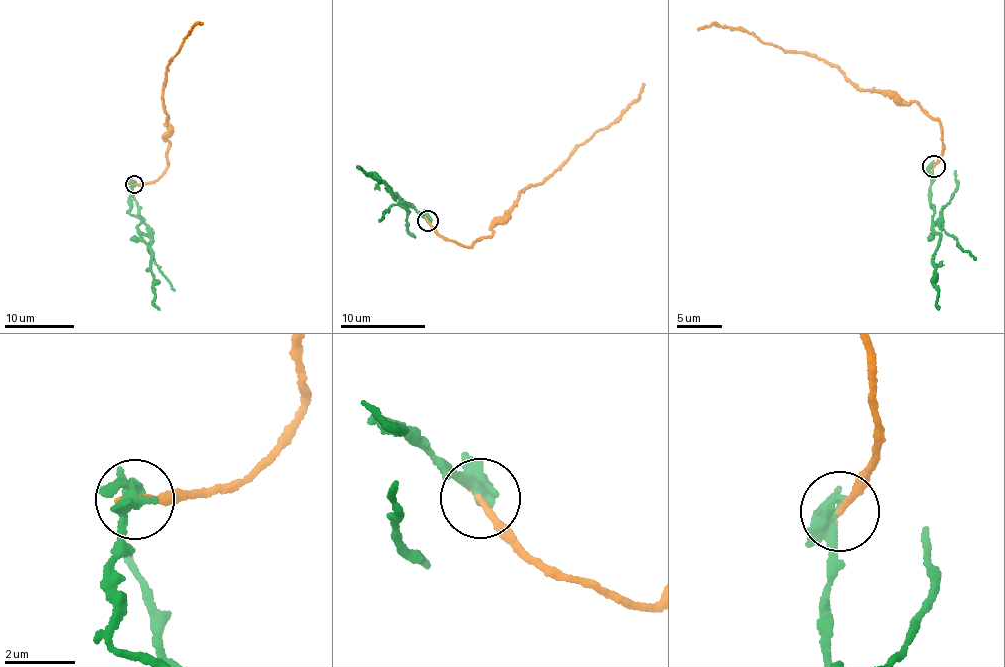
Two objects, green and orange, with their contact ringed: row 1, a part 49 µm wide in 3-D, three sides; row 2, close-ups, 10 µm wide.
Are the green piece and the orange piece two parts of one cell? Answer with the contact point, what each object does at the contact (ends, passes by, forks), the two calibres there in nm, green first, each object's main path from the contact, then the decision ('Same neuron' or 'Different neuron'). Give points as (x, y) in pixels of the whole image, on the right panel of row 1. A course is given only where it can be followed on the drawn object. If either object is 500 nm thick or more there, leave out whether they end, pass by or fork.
Place: (933, 166). At the ring green forks. At the ring orange ends. Thickness 240 nm (green) against 180 nm. Course of green: (934, 167), (931, 206), (932, 229), (939, 234), (934, 272), (935, 305), (939, 308). Course of orange: (933, 166), (939, 122), (914, 102), (861, 90), (807, 53), (740, 29), (697, 30). Different neuron

